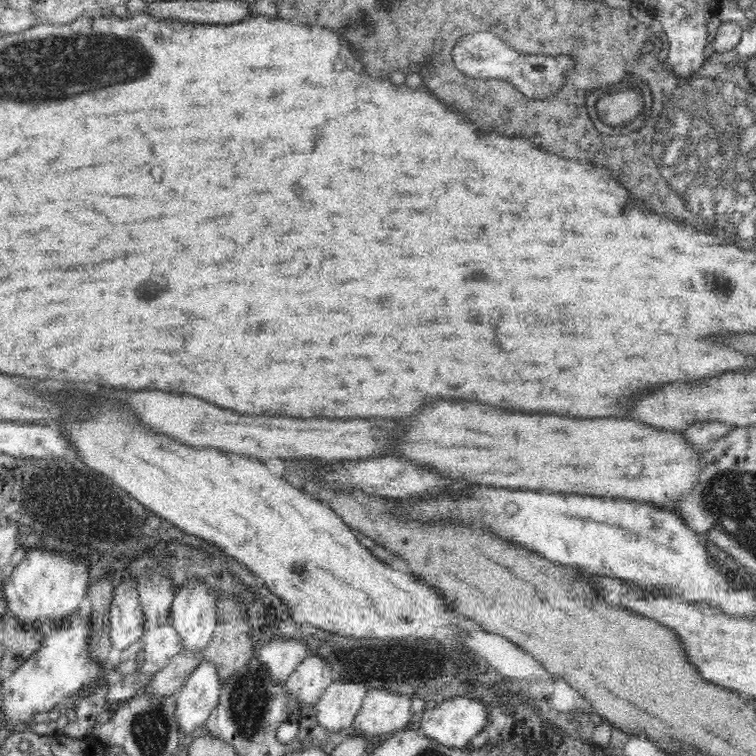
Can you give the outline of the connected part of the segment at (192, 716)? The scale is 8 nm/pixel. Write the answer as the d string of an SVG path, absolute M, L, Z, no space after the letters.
M206 660L200 663L178 693L178 708L183 732L191 734L207 722L218 704L223 687L220 667Z

